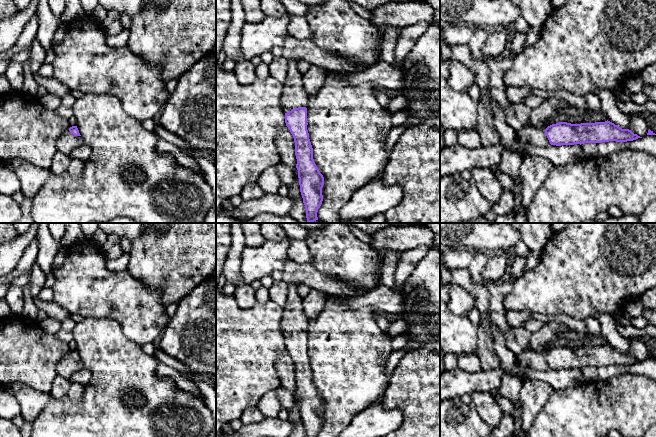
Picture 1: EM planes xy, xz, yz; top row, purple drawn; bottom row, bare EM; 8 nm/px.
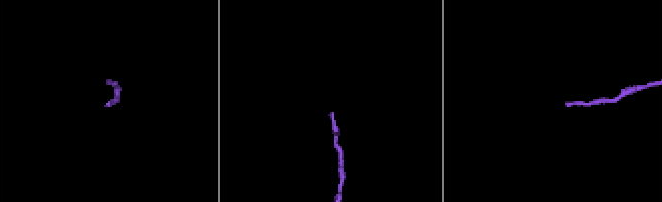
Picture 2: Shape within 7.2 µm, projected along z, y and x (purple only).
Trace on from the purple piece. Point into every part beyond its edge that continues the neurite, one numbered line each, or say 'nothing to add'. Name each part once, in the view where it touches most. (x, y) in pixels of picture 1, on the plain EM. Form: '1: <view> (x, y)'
1: xz (294, 320)

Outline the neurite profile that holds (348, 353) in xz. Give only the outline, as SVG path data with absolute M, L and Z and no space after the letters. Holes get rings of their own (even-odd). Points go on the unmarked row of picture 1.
M330 296L319 315L309 321L306 331L307 354L313 372L313 383L324 401L323 425L317 437L340 437L341 432L358 413L384 395L391 380L391 376L386 375L386 366L394 349L391 345L392 339L378 325L378 313L369 307L352 308L341 305L336 297Z

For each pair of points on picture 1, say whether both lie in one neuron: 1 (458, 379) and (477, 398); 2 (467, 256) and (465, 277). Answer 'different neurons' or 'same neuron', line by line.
1: different neurons
2: different neurons

